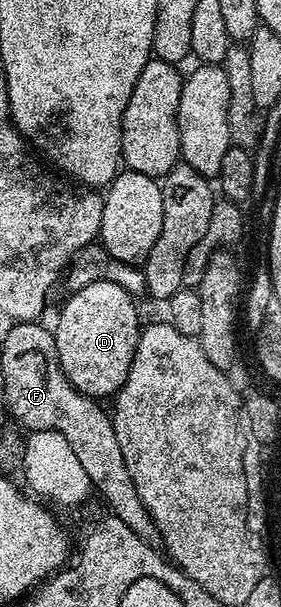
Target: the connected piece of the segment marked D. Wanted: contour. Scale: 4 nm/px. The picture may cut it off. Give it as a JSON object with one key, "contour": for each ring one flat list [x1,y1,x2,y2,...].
{"contour":[[92,282,92,286,84,286,84,290,71,292,65,298,66,305,58,316,58,325,53,325,52,328,60,366,68,382,72,382,72,386,84,395,95,398,113,397,128,378,128,370,132,366,132,358,138,345,140,323,138,324,138,308,134,305,137,304,135,297,120,290,120,286,113,282]]}

